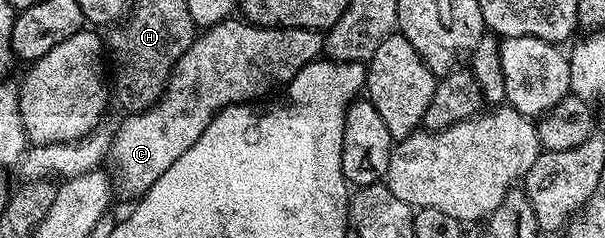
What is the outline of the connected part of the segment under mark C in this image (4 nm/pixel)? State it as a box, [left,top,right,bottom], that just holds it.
[109,18,325,197]

